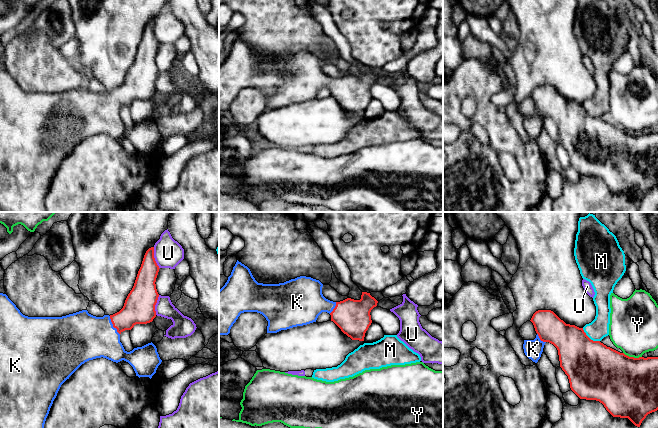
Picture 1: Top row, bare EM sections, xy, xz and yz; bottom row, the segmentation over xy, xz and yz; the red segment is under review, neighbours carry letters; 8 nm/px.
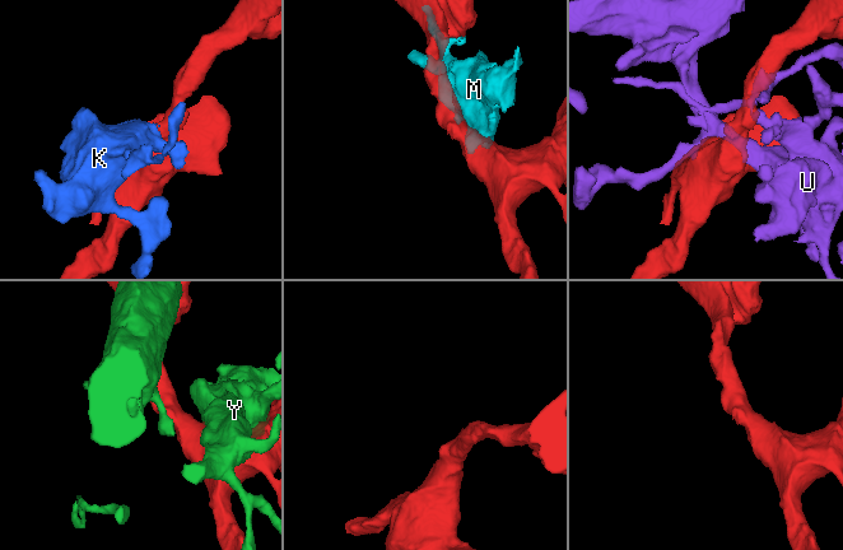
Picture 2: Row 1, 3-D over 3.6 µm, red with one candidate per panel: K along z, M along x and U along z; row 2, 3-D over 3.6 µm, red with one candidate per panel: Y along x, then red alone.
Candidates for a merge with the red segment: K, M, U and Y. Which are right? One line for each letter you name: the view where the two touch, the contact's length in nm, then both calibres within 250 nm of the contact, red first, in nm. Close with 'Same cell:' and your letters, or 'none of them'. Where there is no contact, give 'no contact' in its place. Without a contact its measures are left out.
K: meets red in xy; contact 170 nm long; 260 nm thick on the red side, 380 nm on the other
Same cell: K

